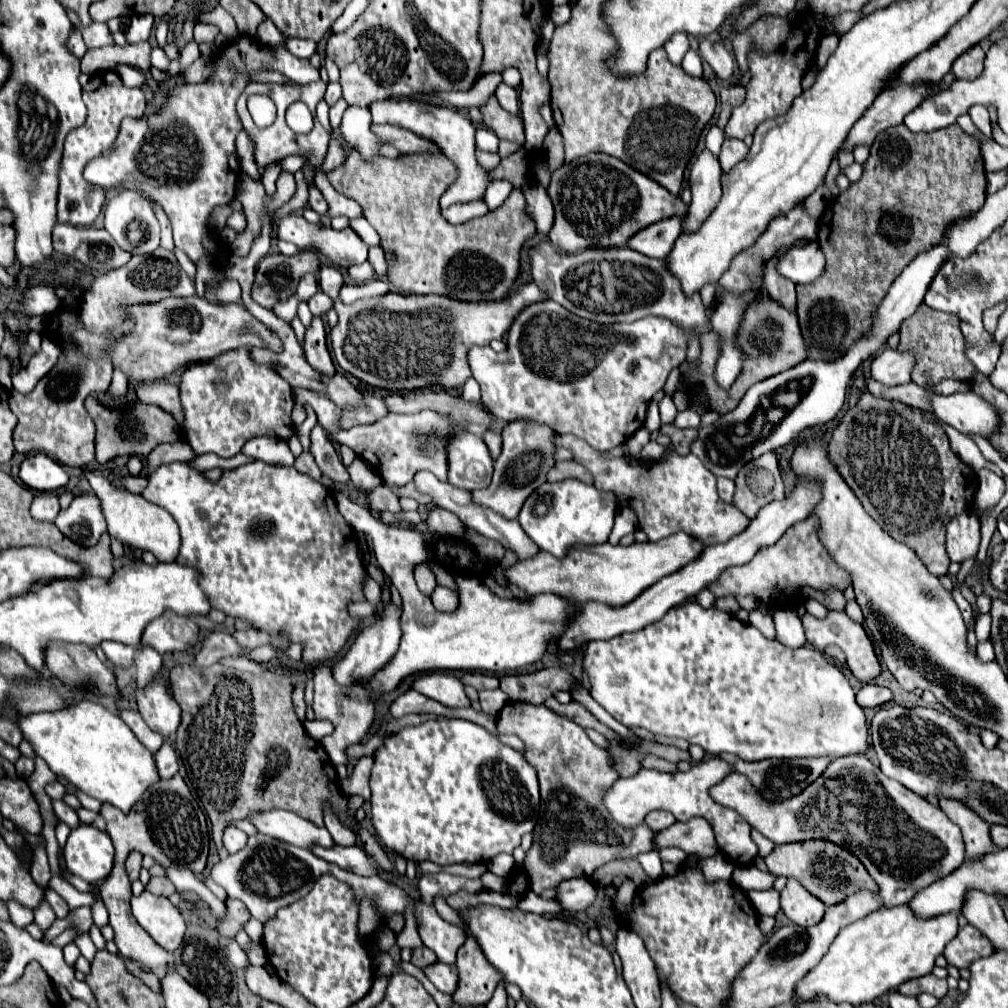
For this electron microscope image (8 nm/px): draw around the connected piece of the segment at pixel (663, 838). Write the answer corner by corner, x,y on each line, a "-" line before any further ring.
676,821
672,827
658,831
654,835
654,851
660,851
662,847
678,847
686,851
688,855
696,855
700,859
710,857
718,852
718,846
713,829
708,823
680,823

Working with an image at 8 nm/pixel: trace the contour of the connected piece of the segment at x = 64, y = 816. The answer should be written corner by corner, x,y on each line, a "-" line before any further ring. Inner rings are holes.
54,801
54,811
56,811
58,819
60,819
60,821
64,821
64,823
68,823
72,829
80,825
80,819
78,819
76,811
74,811
74,809
70,809
64,801

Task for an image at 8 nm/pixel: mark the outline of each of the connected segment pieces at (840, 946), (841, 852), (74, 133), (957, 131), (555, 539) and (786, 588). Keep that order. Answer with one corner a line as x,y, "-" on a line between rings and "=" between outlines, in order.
906,905
890,907
890,909
880,907
876,913
864,917
864,919
860,919
860,921
856,921
840,931
840,935
832,943
832,949
820,961
820,965
816,965
798,983
796,999
812,999
816,993
824,993
826,997
830,997
836,1003
846,1001
846,1003
852,1003
854,1007
864,1005
864,1003
872,1003
874,999
882,997
884,993
898,989
898,985
902,985
904,981
928,975
934,967
934,959
938,955
942,955
944,947
956,937
956,933
958,933
958,915
952,911
944,913
944,915
930,917
930,919
920,919
=
804,841
804,843
788,843
778,845
768,855
768,871
772,875
784,875
794,877
808,889
812,895
816,895
824,905
834,905
844,901
848,895
868,889
872,893
878,893
878,885
872,881
864,865
846,849
828,843
828,841
=
108,71
108,73
96,73
90,77
88,85
82,89
82,97
88,109
84,125
72,129
68,133
68,139
64,143
64,155
60,161
60,171
58,171
58,221
60,223
72,223
78,227
88,227
96,221
96,217
102,211
104,205
104,193
94,191
90,185
86,185
82,171
86,163
104,151
108,151
114,145
114,139
120,129
120,121
124,117
142,117
146,109
146,99
144,91
140,87
126,87
122,79
=
896,125
876,135
860,181
852,183
848,191
832,199
818,221
818,243
826,257
824,275
808,285
796,285
796,311
804,341
810,349
810,359
832,361
842,357
850,345
870,329
874,309
902,269
916,259
916,255
934,247
952,219
980,209
986,199
984,189
986,171
980,155
980,143
958,125
932,133
912,133
904,125
=
566,479
560,483
540,485
524,503
520,511
520,525
526,535
542,549
562,559
574,545
600,545
608,541
614,525
614,515
618,511
616,495
604,493
594,485
586,485
576,479
=
792,525
778,543
764,547
754,555
748,565
730,567
722,571
718,583
710,583
708,589
716,597
728,597
728,595
752,595
762,605
774,605
772,609
792,609
796,607
796,601
802,601
802,587
812,587
816,591
828,591
838,589
846,591
846,587
852,585
852,575
848,575
842,567
836,565
834,559
830,559
826,547
822,547
818,539
820,527
798,527

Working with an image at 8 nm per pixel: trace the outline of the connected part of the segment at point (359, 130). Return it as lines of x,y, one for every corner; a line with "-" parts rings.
348,107
338,133
344,147
356,149
364,163
372,163
382,155
380,147
384,141
378,141
378,137
372,135
372,115
368,107

